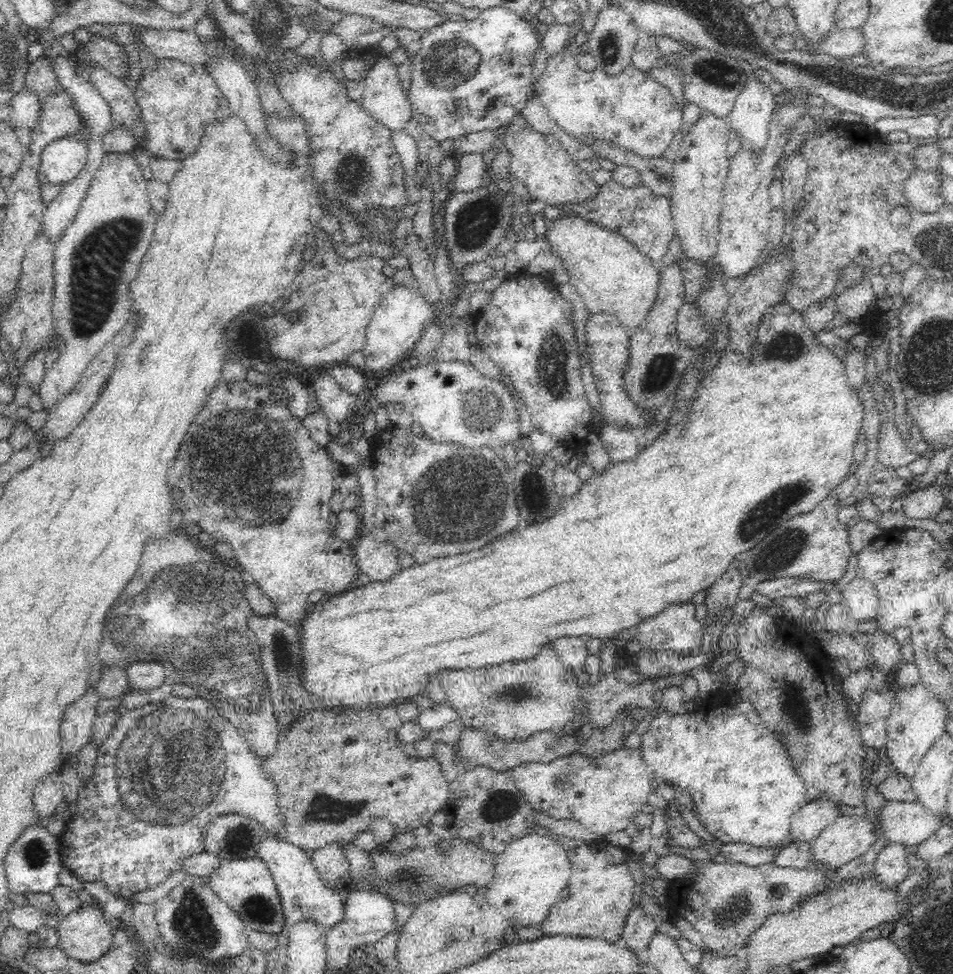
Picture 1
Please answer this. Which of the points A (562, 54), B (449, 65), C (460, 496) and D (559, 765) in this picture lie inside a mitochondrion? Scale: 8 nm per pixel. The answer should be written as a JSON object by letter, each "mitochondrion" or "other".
{"A":"other","B":"mitochondrion","C":"mitochondrion","D":"other"}

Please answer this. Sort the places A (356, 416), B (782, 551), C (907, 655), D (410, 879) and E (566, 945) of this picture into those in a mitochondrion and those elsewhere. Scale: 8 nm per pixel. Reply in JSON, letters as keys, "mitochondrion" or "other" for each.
{"A":"other","B":"mitochondrion","C":"other","D":"mitochondrion","E":"other"}

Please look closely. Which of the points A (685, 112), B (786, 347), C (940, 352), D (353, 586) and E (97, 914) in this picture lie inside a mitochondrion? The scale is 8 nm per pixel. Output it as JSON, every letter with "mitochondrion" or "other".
{"A":"other","B":"mitochondrion","C":"mitochondrion","D":"other","E":"other"}

